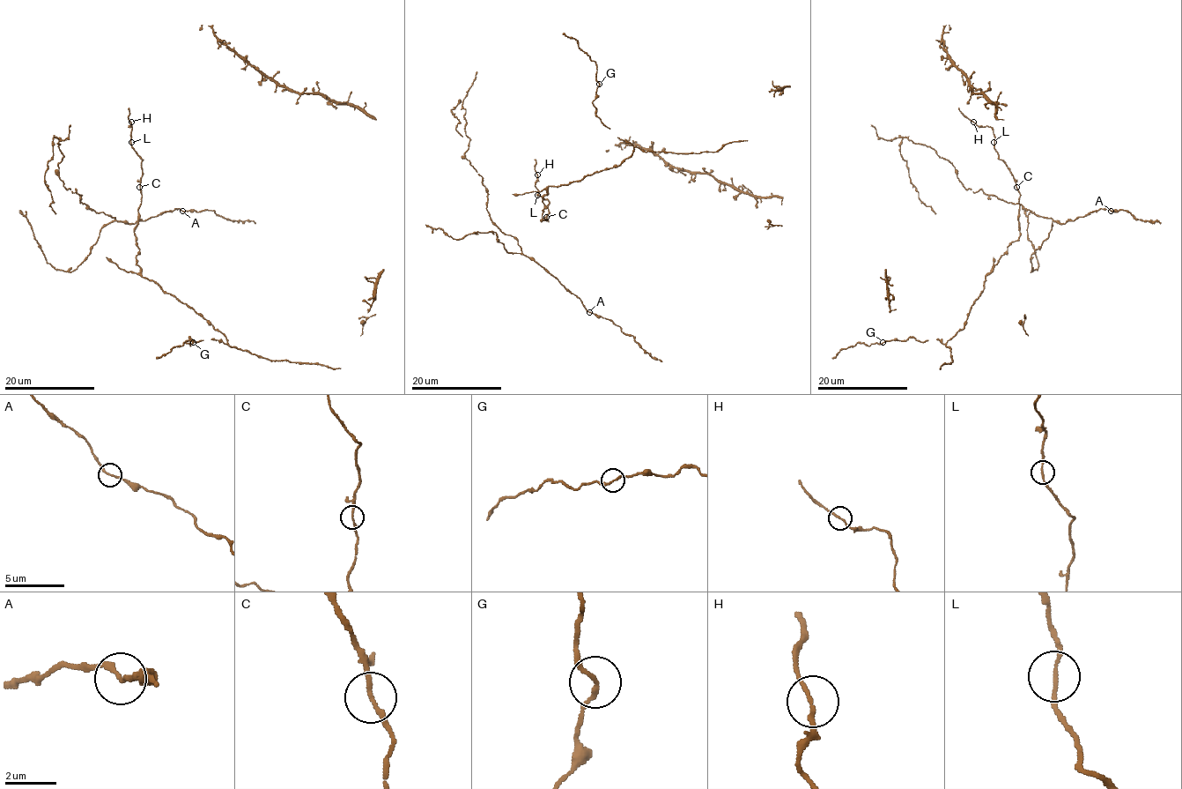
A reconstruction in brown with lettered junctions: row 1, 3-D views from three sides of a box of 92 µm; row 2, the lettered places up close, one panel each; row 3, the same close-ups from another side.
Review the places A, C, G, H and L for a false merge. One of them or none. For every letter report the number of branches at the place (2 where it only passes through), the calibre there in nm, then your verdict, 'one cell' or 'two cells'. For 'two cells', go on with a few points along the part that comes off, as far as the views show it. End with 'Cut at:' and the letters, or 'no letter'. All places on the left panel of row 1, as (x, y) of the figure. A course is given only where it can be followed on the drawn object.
A: 2 branches meet; 170 nm thick; one cell
C: 2 branches meet; 170 nm thick; one cell
G: 2 branches meet; 150 nm thick; one cell
H: 2 branches meet; 150 nm thick; one cell
L: 2 branches meet; 150 nm thick; one cell
Cut at: no letter

